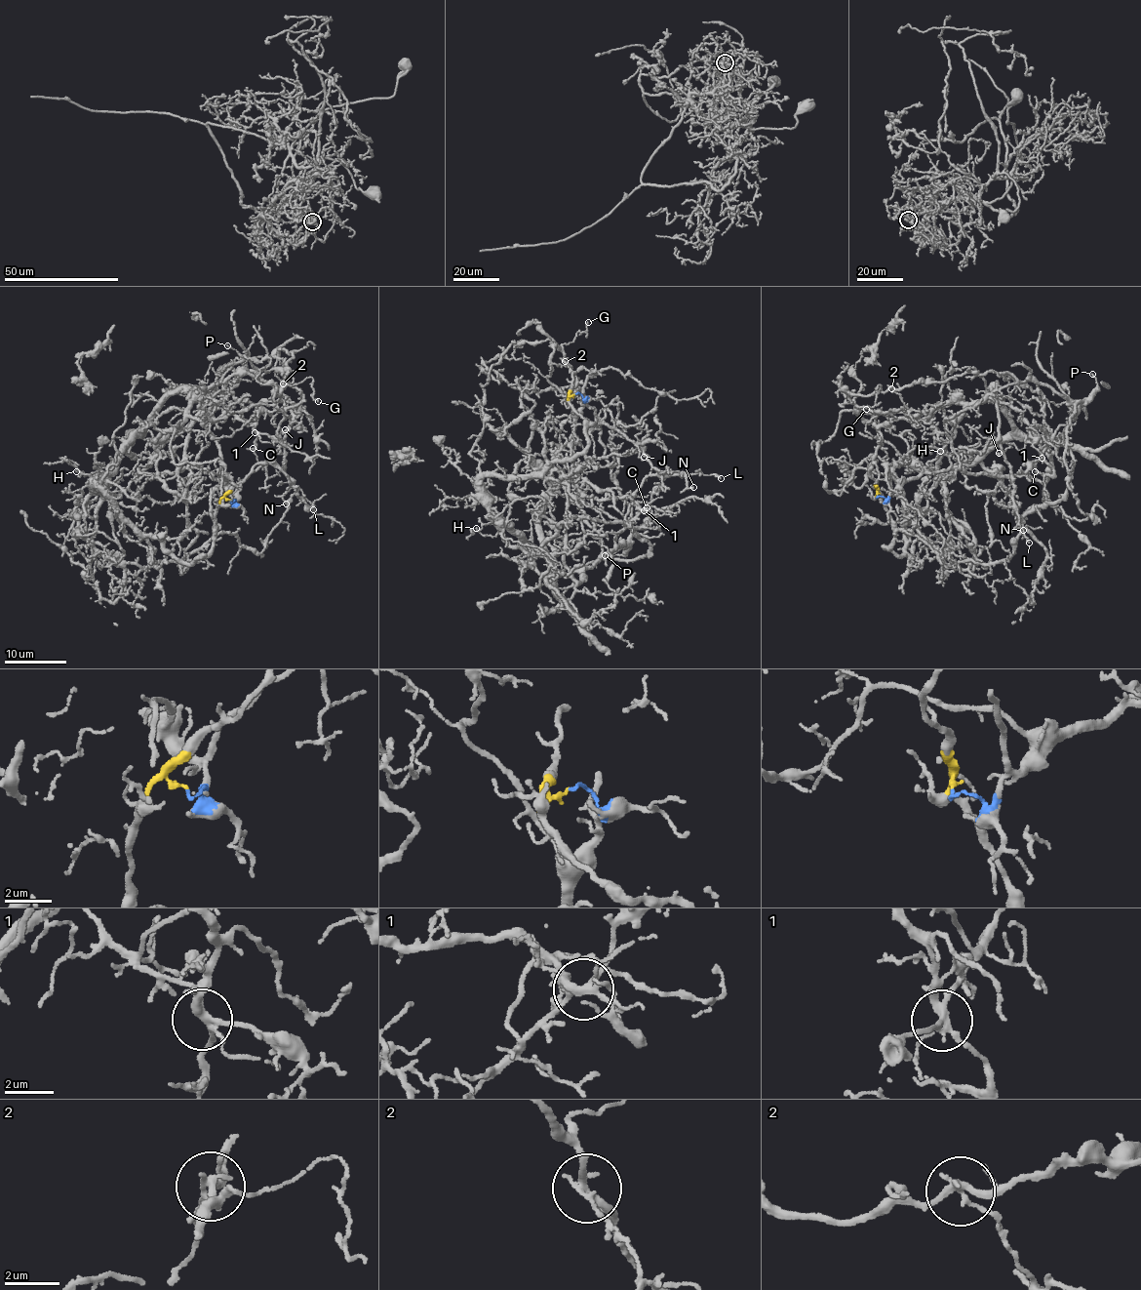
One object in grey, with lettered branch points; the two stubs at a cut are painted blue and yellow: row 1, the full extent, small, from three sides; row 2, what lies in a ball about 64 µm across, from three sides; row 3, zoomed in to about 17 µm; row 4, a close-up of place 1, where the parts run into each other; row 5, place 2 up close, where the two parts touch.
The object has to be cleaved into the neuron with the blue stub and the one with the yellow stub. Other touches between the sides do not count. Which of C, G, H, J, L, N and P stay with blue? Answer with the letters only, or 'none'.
G, P

